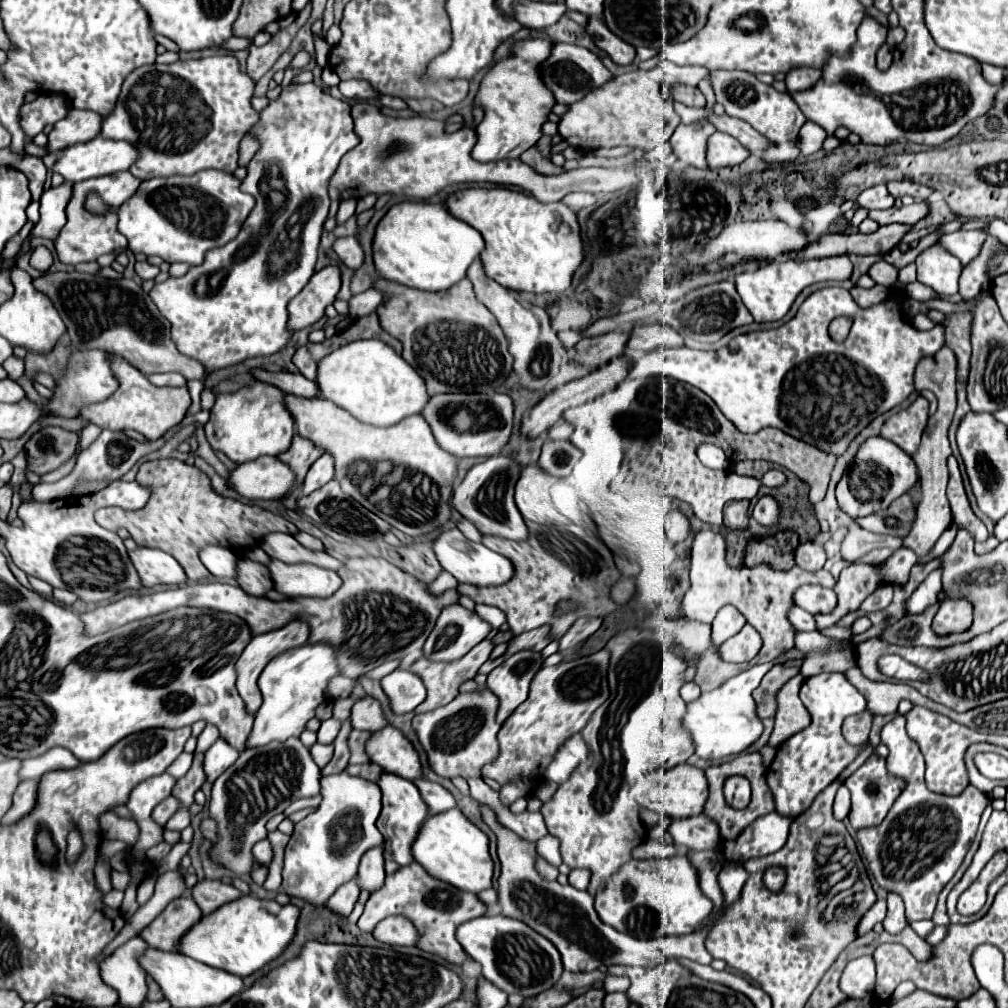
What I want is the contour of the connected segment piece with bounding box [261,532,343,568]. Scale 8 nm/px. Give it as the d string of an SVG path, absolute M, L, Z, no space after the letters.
M274 532L265 536L261 542L261 548L271 558L277 558L281 562L293 564L301 562L313 562L323 568L341 568L343 562L329 556L325 551L311 551L299 544L292 535Z

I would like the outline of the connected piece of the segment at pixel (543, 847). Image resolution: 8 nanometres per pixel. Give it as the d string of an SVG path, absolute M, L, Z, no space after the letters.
M551 834L543 836L541 840L535 842L537 846L537 854L543 856L547 862L551 862L553 866L559 866L563 860L561 860L561 852L559 852L559 840Z

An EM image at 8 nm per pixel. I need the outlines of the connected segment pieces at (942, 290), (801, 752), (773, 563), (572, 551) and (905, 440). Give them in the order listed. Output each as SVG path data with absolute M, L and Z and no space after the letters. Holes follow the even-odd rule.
M933 244L917 256L917 280L931 286L939 294L953 296L958 293L958 259L945 252L943 246Z
M825 672L808 678L803 683L799 696L811 714L811 724L793 734L777 750L773 764L767 768L767 784L775 794L775 808L783 816L803 814L815 796L827 788L859 754L857 746L851 746L843 734L843 720L865 708L865 698L847 680L845 674Z
M777 532L775 536L755 538L745 552L745 564L749 568L767 564L773 570L789 570L795 566L795 548L799 538L795 532Z
M525 466L517 486L515 504L525 518L529 538L513 542L499 536L483 536L483 544L513 560L517 572L515 578L501 586L473 586L459 584L459 592L473 598L477 604L491 604L505 612L511 632L517 636L543 624L551 624L551 636L561 638L579 616L607 616L613 614L619 604L611 598L611 588L621 580L621 572L613 562L611 550L601 542L595 522L581 508L579 518L571 520L555 504L555 492L563 480L545 474L539 466ZM559 600L577 600L581 606L577 612L555 616Z
M919 396L907 410L893 414L881 428L881 436L895 442L909 456L919 448L923 430L929 422L929 402Z

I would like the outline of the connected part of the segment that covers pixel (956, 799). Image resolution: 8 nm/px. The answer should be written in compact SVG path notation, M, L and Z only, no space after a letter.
M895 716L883 726L881 742L889 748L889 774L905 780L905 788L893 802L885 820L879 826L857 830L857 840L877 884L885 892L895 892L903 898L907 922L929 920L935 912L943 886L955 876L971 846L971 840L977 834L983 808L987 806L987 796L975 786L967 786L957 796L931 792L923 780L923 754L917 742L907 736L903 716Z

